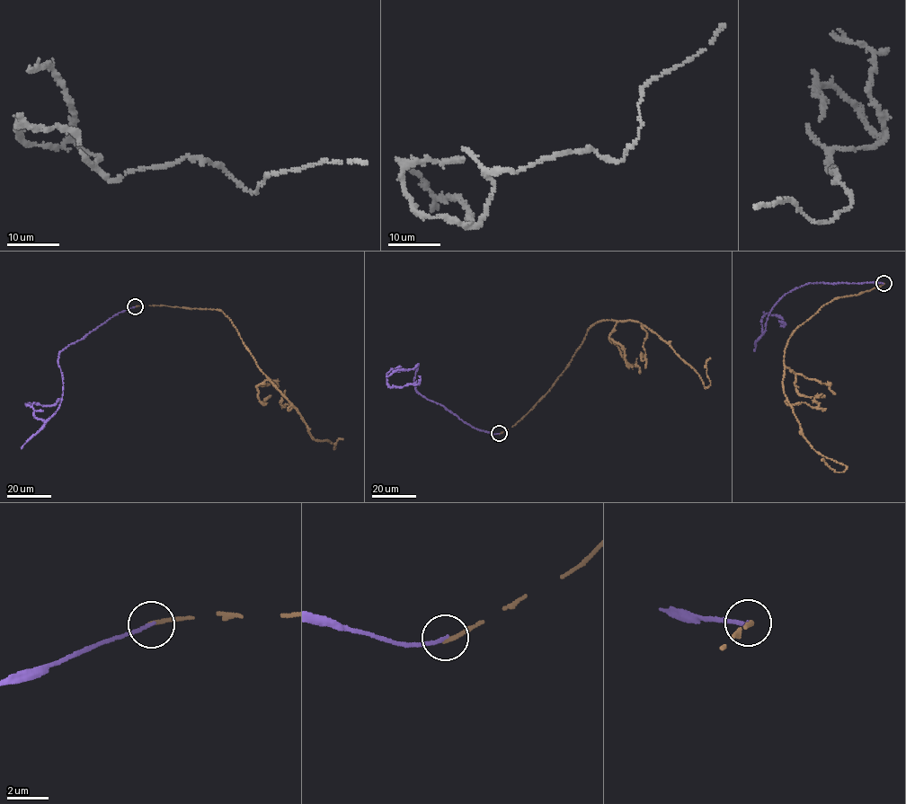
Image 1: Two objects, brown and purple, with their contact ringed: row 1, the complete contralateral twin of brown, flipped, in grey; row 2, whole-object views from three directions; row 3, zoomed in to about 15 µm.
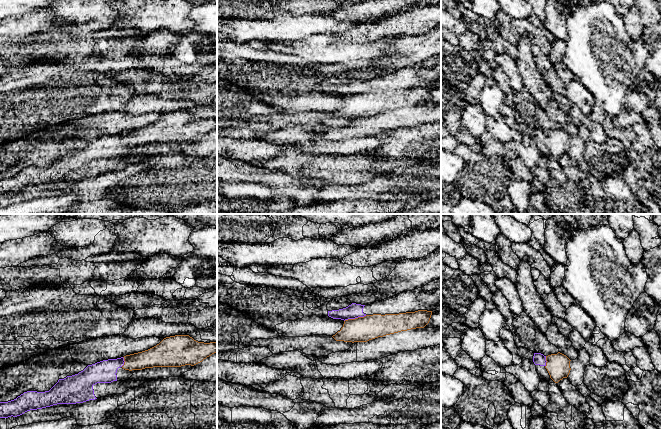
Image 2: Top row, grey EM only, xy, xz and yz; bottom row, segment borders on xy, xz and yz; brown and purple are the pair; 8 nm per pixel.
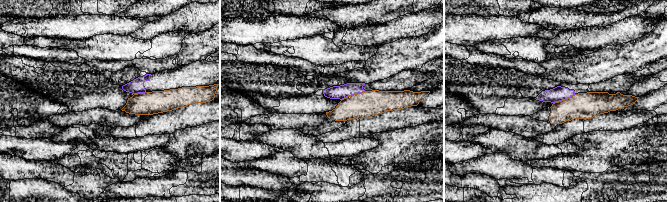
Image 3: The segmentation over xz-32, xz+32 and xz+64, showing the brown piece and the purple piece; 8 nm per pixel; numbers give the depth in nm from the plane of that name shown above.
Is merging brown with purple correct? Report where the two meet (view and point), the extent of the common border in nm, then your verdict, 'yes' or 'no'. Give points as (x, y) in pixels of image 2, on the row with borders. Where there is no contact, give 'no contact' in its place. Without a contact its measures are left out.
xz (355, 318) | 190 nm | no

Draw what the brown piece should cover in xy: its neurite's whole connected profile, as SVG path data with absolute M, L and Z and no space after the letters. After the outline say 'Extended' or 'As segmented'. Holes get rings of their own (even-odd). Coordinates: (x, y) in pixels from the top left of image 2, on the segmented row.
M189 335L164 338L156 346L124 356L125 370L142 370L153 367L194 366L217 352L217 343L198 342Z. As segmented

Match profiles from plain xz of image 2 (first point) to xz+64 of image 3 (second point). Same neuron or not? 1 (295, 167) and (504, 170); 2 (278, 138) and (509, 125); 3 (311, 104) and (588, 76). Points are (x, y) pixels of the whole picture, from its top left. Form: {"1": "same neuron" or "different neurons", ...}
{"1": "same neuron", "2": "different neurons", "3": "different neurons"}

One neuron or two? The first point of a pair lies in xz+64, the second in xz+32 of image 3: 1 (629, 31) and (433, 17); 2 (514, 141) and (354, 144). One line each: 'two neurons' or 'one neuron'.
1: one neuron
2: one neuron

